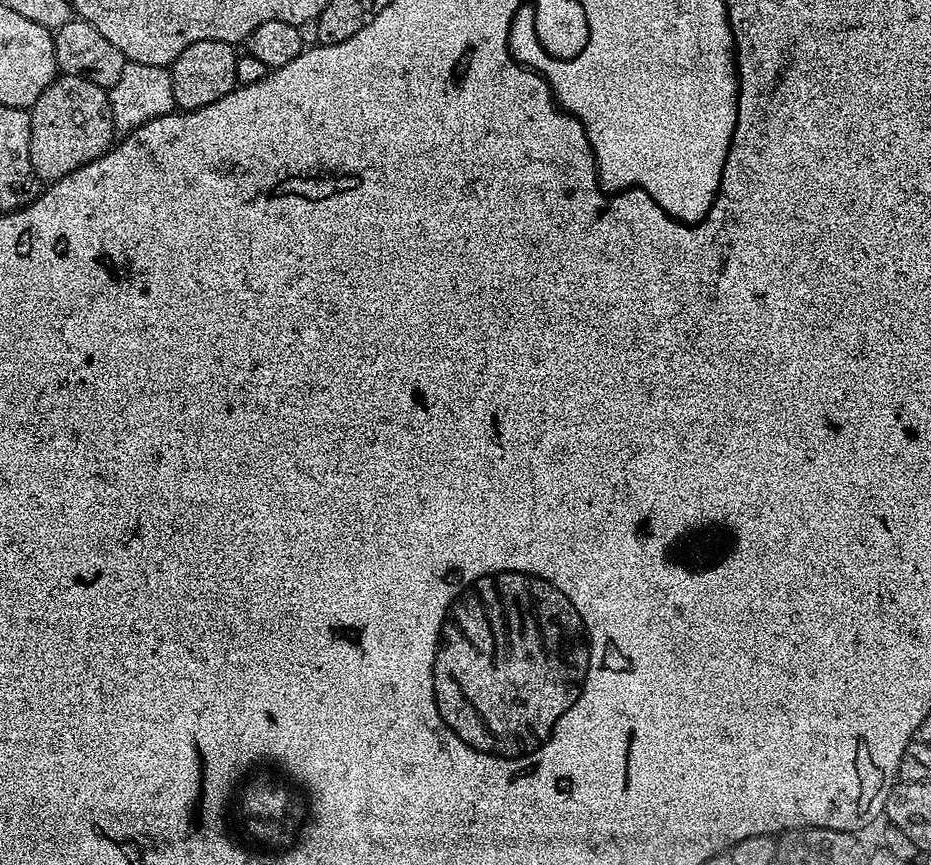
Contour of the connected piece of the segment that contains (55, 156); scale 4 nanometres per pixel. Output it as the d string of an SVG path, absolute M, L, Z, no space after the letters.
M57 75L30 109L32 171L44 182L66 178L66 174L102 158L114 147L117 136L108 92L86 78Z

